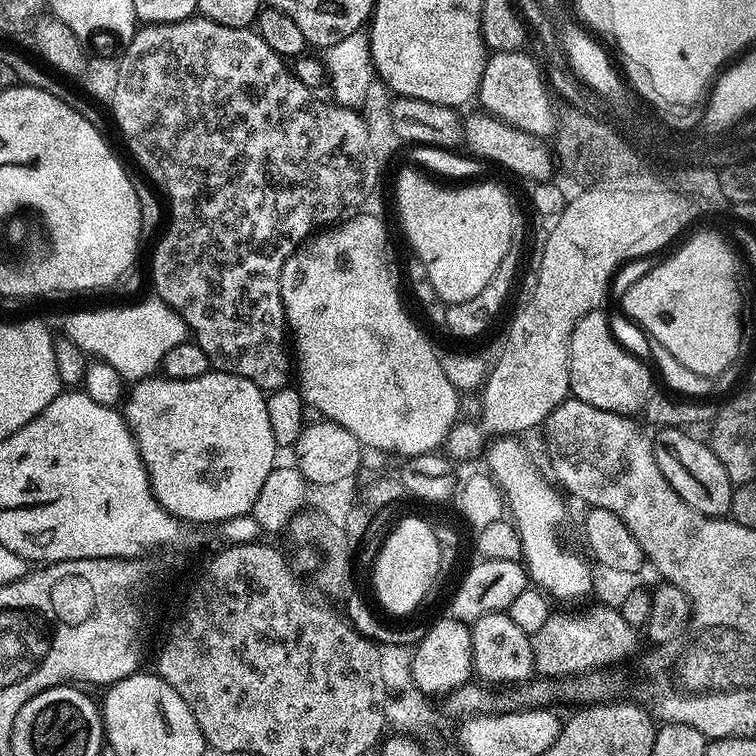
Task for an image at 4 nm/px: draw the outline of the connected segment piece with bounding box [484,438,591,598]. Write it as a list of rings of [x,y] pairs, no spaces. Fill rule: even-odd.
[[[493,439],[487,445],[484,457],[488,464],[487,471],[503,493],[513,523],[519,530],[529,577],[551,597],[586,596],[591,591],[590,566],[587,561],[585,563],[580,557],[570,554],[558,538],[558,528],[564,518],[563,495],[538,472],[518,440]]]

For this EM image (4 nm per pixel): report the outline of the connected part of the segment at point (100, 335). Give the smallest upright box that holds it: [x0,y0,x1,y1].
[63,298,189,382]

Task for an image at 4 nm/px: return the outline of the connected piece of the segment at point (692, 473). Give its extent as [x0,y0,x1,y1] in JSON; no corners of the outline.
[651,428,734,517]

